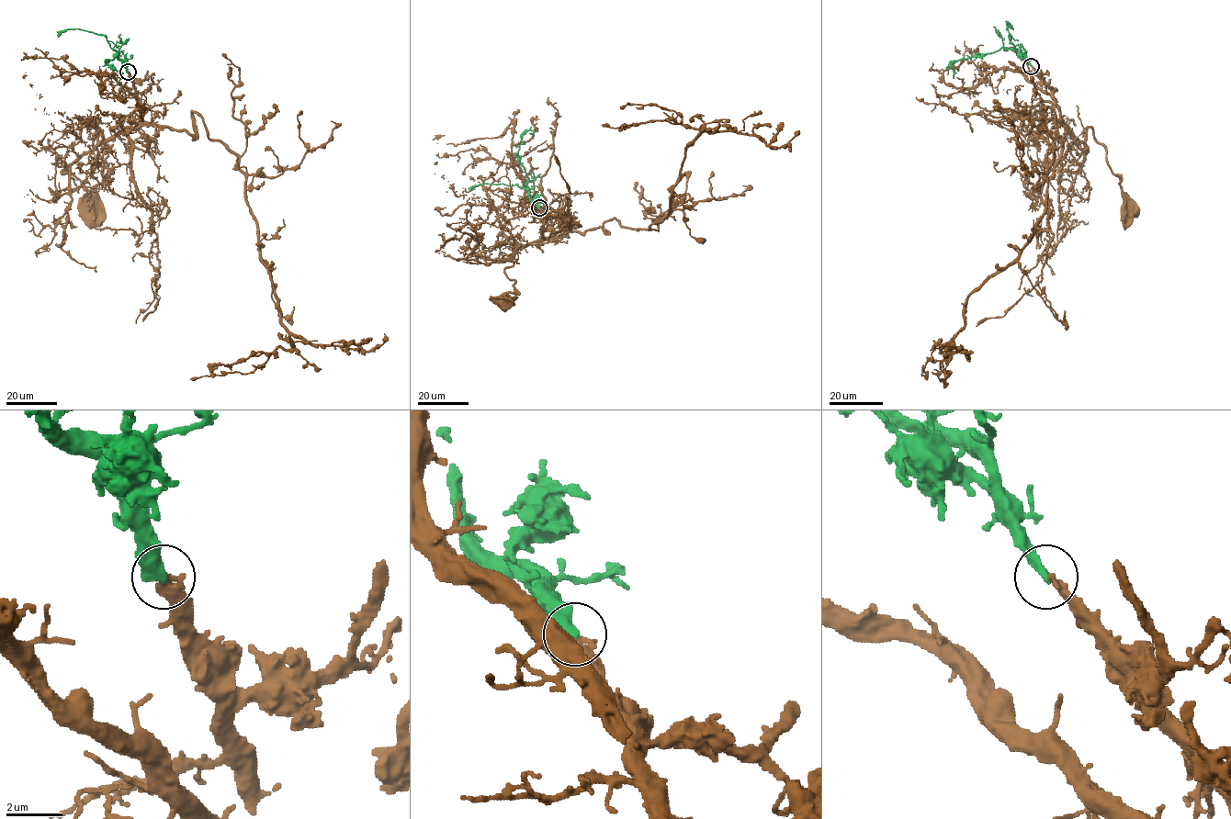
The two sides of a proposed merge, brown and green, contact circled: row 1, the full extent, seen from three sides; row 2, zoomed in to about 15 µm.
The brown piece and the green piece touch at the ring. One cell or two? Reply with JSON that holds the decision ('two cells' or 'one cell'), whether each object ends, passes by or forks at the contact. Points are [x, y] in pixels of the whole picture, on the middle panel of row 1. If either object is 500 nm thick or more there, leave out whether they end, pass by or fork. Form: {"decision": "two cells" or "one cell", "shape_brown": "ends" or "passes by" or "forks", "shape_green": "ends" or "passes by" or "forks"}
{"decision": "one cell", "shape_brown": "ends", "shape_green": "ends"}

